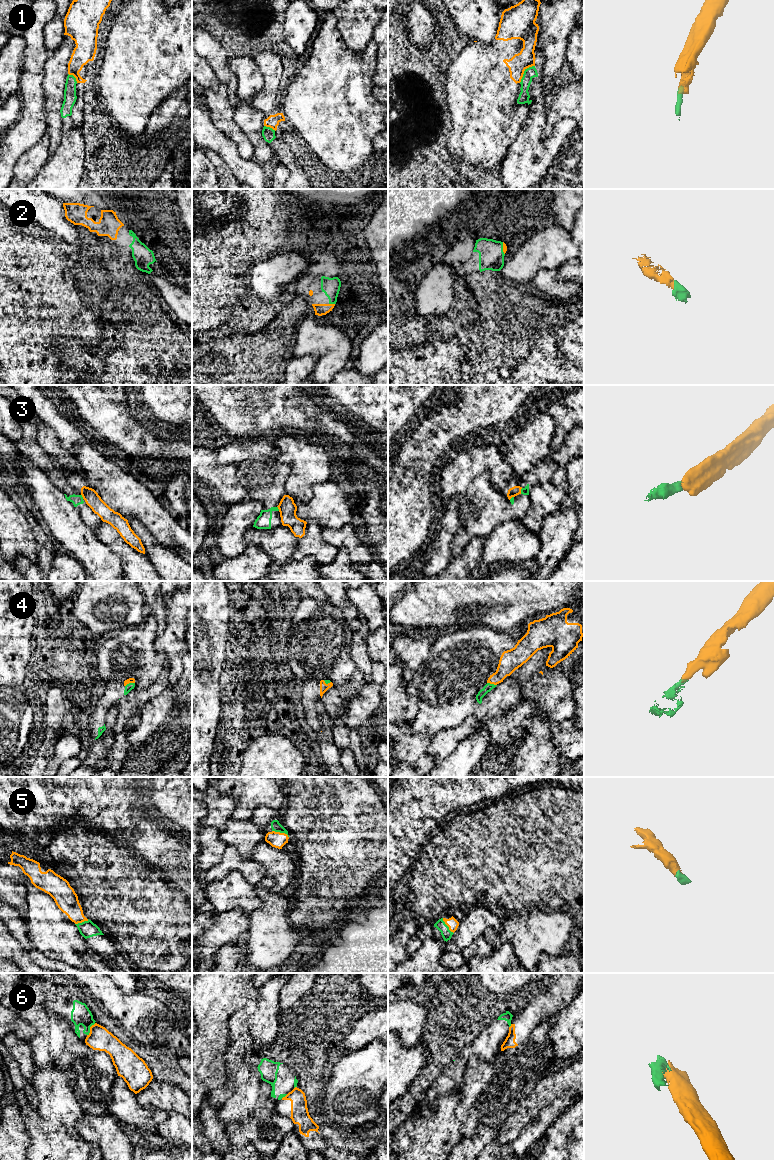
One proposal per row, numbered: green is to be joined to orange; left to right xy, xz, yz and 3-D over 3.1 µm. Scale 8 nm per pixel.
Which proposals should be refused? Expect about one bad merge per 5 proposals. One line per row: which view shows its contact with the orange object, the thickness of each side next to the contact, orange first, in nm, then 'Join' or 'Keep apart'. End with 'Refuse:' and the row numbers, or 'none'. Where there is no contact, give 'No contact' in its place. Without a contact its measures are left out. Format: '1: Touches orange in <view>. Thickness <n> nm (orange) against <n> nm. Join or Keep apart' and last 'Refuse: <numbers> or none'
1: Touches orange in yz. Thickness 150 nm (orange) against 90 nm. Keep apart
2: Touches orange in xz. Thickness 100 nm (orange) against 140 nm. Join
3: Touches orange in yz. Thickness 80 nm (orange) against 60 nm. Keep apart
4: Touches orange in yz. Thickness 170 nm (orange) against 70 nm. Join
5: Touches orange in xz. Thickness 130 nm (orange) against 80 nm. Join
6: Touches orange in xy. Thickness 190 nm (orange) against 160 nm. Keep apart
Refuse: 1, 3, 6

